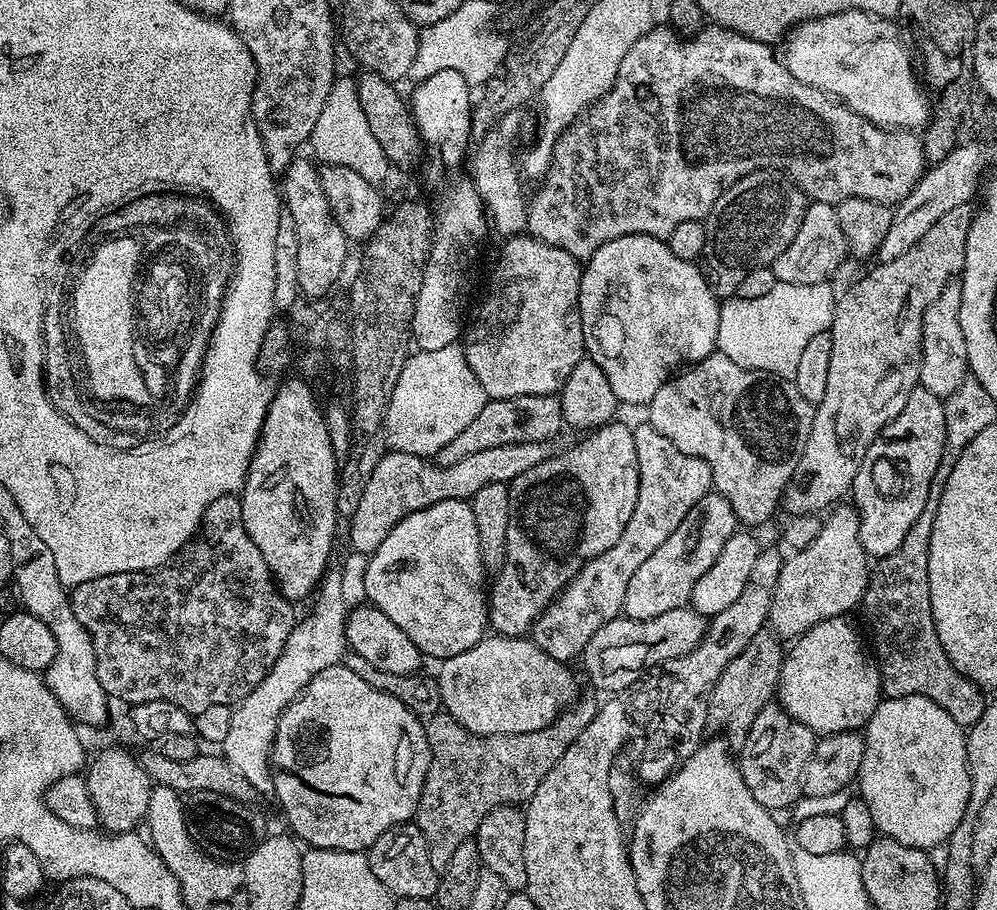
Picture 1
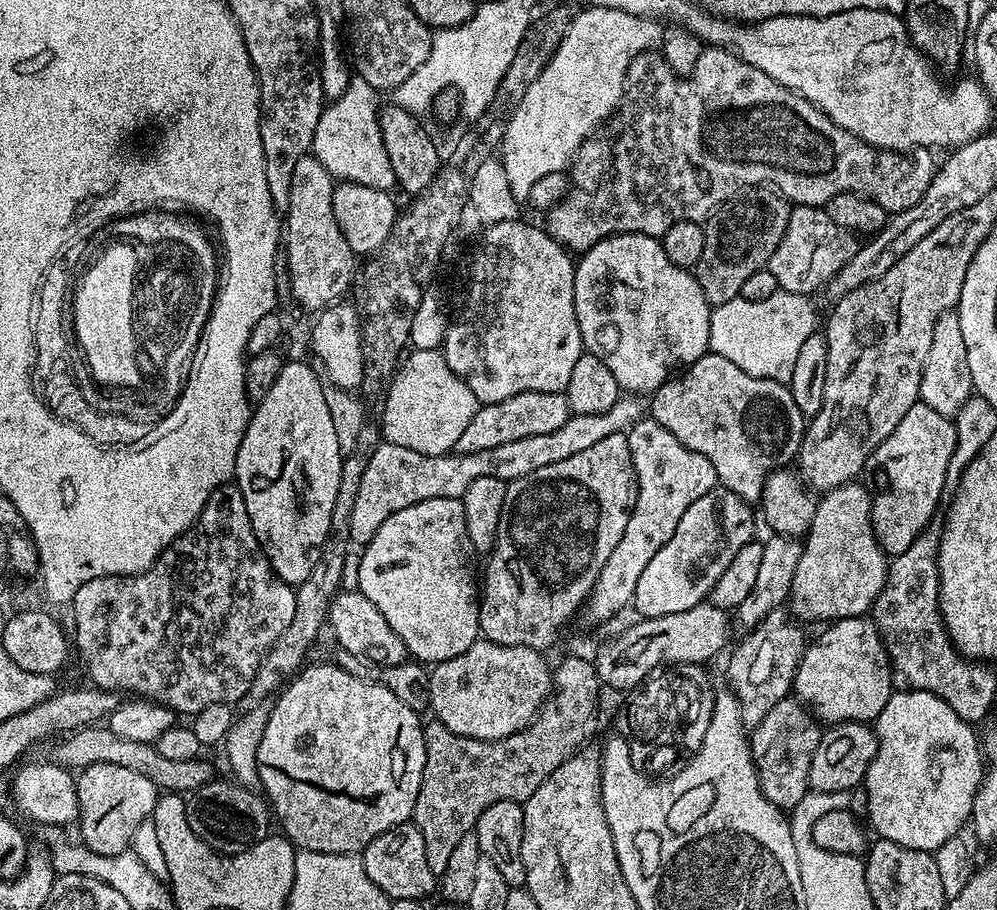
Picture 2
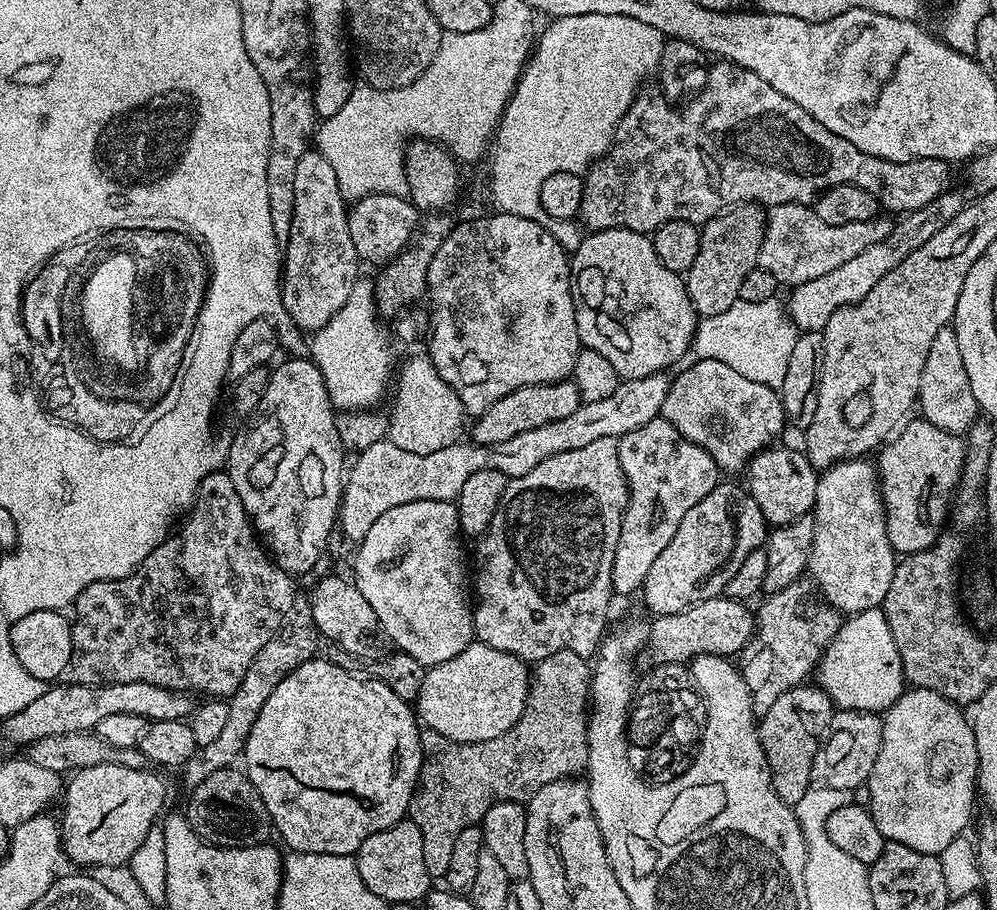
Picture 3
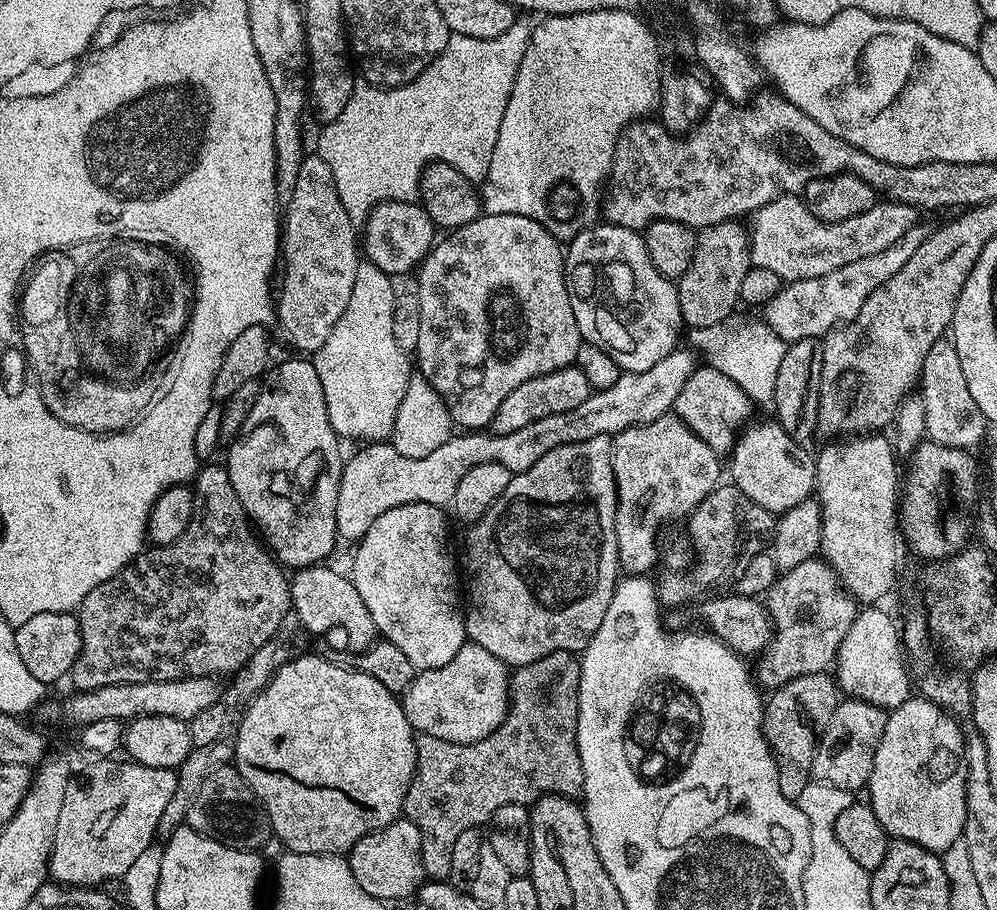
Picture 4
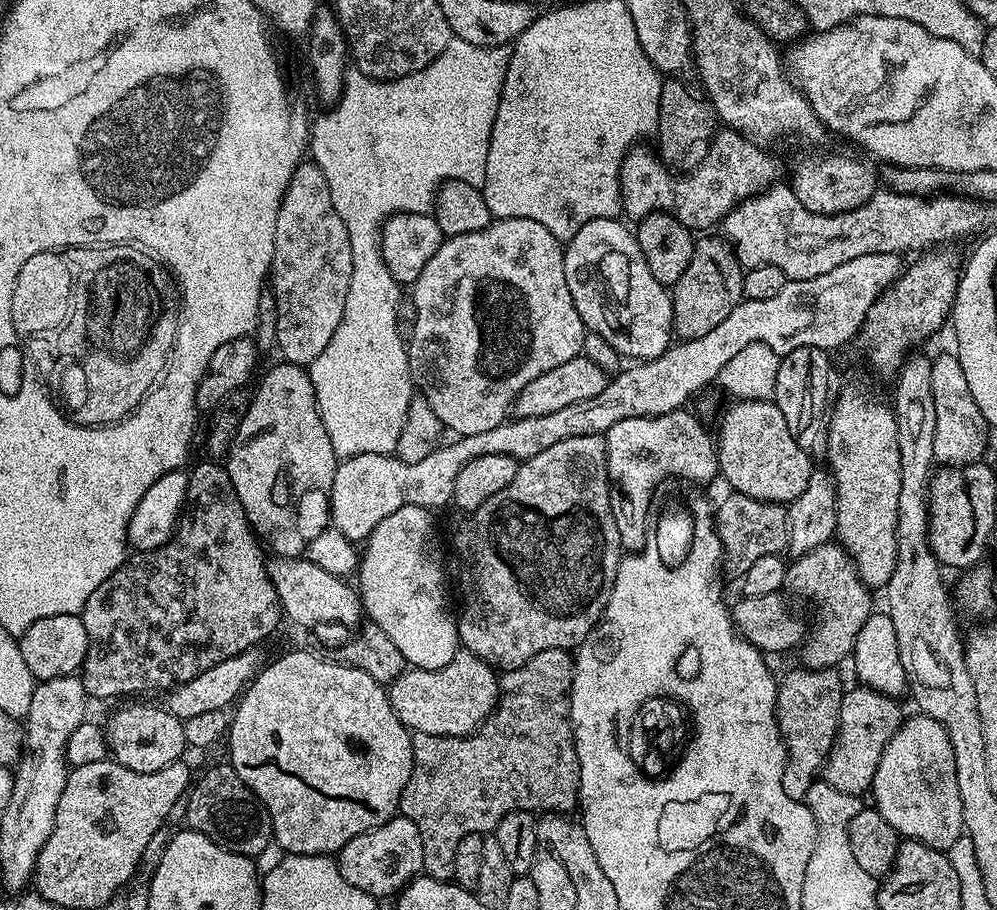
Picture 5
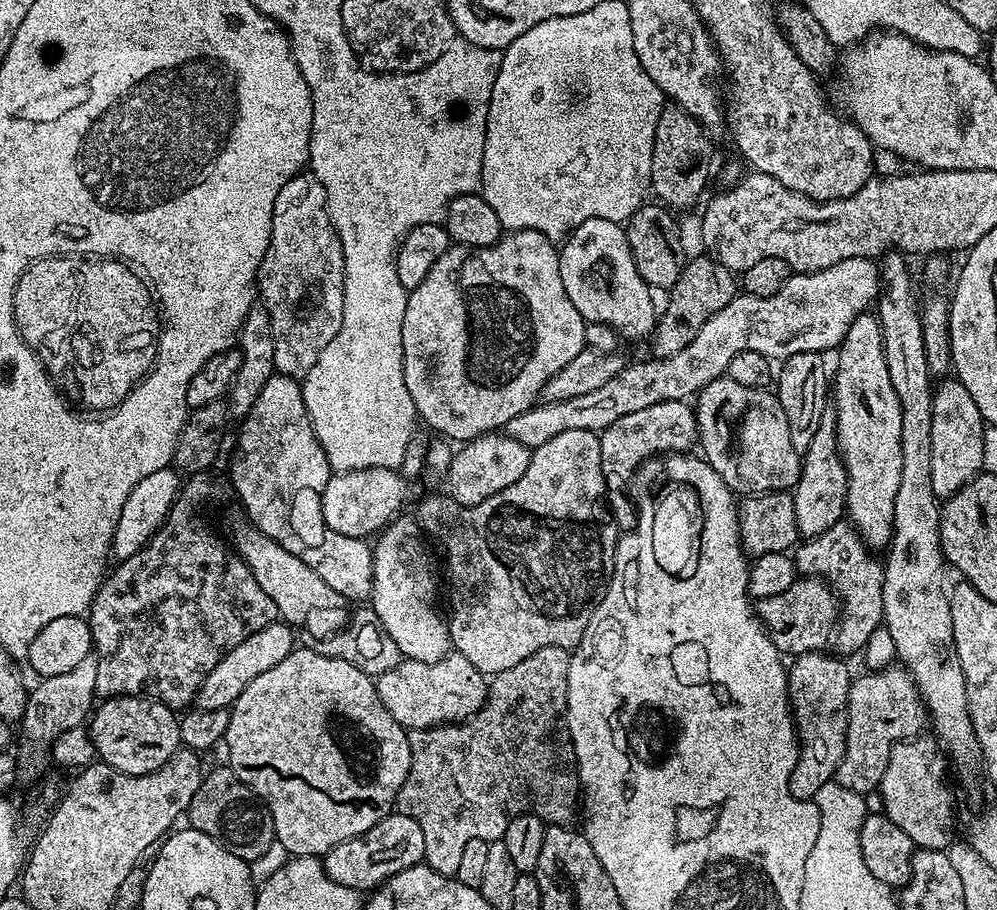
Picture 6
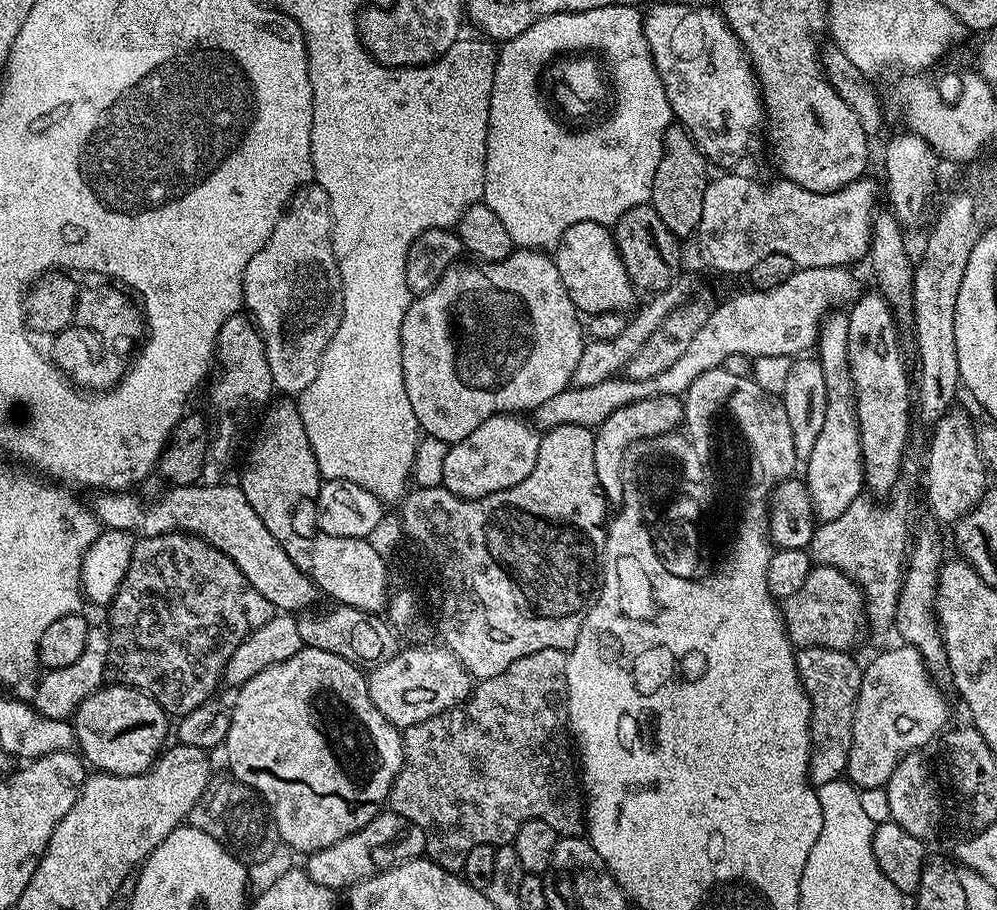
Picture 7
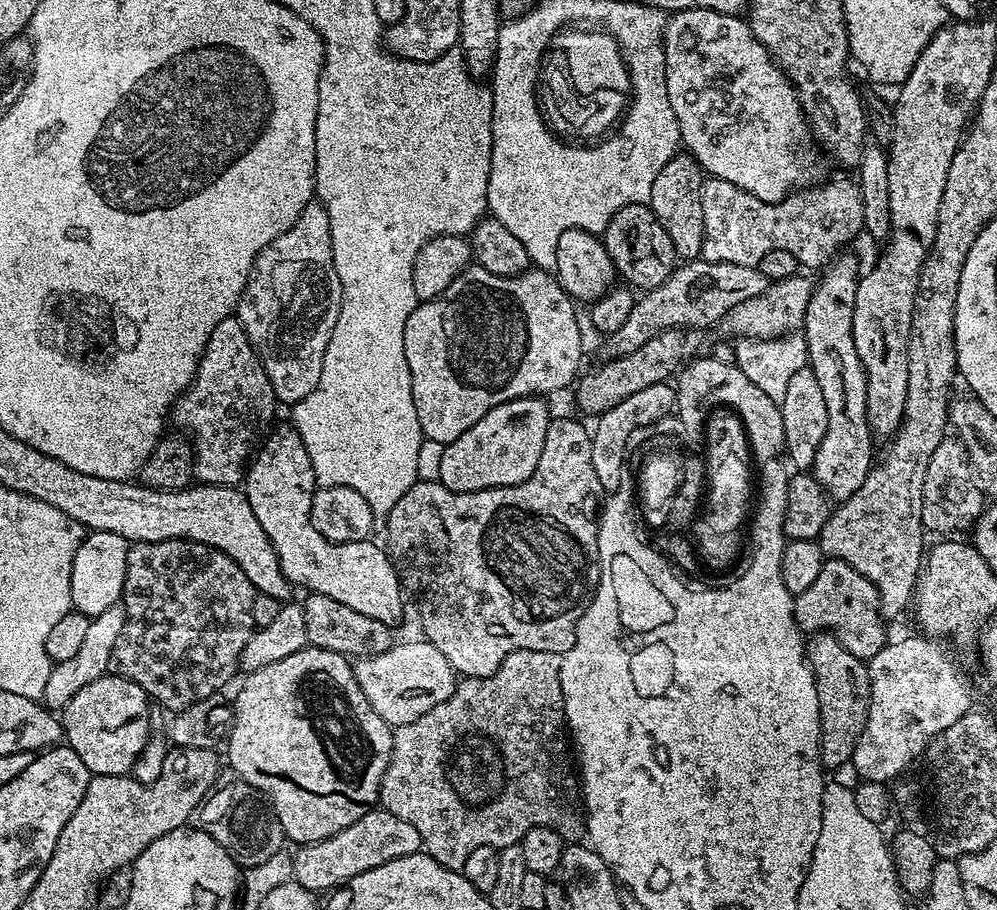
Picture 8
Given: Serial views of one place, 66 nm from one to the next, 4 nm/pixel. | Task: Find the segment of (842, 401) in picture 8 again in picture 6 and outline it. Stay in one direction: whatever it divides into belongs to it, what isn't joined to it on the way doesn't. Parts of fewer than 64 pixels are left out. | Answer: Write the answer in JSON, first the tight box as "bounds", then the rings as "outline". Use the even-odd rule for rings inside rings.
{"bounds":[791,410,848,537],"outline":[[[825,410],[810,446],[802,453],[800,477],[791,489],[794,518],[798,518],[801,537],[817,536],[839,520],[845,519],[848,507],[848,475],[836,437],[836,413]]]}

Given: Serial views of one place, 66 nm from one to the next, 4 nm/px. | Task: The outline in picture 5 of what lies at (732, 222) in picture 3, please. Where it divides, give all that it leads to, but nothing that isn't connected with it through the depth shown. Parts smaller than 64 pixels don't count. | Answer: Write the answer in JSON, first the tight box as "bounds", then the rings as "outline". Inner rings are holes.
{"bounds":[671,234,745,340],"outline":[[[704,234],[695,241],[690,266],[682,270],[682,278],[671,285],[672,331],[680,340],[697,340],[702,334],[710,334],[718,322],[723,322],[744,299],[745,269],[740,267],[738,258],[727,239],[716,234]]]}

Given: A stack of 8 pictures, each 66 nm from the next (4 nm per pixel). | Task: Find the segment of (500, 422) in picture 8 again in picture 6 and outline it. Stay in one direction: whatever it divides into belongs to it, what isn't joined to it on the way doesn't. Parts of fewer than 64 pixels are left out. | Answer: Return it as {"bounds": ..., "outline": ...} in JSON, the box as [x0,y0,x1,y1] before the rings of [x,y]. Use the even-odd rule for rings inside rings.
{"bounds":[447,434,532,506],"outline":[[[485,434],[473,440],[461,443],[460,448],[452,456],[448,464],[447,495],[462,506],[474,506],[478,502],[486,502],[486,498],[494,498],[498,490],[506,490],[506,486],[514,486],[522,474],[526,474],[526,466],[530,466],[532,449],[522,446],[522,442],[507,434]]]}

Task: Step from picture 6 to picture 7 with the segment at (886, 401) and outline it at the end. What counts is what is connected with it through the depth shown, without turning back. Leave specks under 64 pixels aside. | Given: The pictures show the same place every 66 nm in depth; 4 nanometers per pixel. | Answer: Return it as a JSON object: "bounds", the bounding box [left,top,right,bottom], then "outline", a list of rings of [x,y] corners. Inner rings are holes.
{"bounds":[847,292,914,493],"outline":[[[867,292],[847,309],[848,361],[856,391],[864,483],[876,492],[891,493],[897,487],[895,484],[900,476],[900,463],[904,460],[904,447],[908,444],[908,411],[913,411],[914,396],[910,391],[910,368],[904,365],[904,356],[900,353],[901,329],[896,314],[879,292]]]}

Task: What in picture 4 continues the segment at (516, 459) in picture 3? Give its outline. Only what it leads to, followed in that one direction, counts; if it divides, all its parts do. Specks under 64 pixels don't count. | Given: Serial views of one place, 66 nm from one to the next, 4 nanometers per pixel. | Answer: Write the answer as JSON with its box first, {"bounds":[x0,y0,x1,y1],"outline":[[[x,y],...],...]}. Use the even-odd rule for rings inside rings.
{"bounds":[336,350,698,541],"outline":[[[677,350],[666,354],[666,358],[650,366],[650,370],[625,372],[618,382],[614,382],[614,386],[593,391],[592,396],[582,402],[582,406],[566,410],[566,414],[538,418],[538,422],[530,422],[530,426],[522,426],[522,430],[514,430],[512,434],[494,436],[488,430],[468,430],[460,434],[464,436],[453,434],[426,458],[406,458],[388,442],[365,443],[361,452],[347,457],[344,472],[340,476],[336,507],[339,539],[360,541],[366,530],[370,530],[370,526],[374,526],[374,522],[378,522],[386,510],[394,510],[394,506],[406,506],[414,502],[447,505],[454,490],[458,490],[458,482],[462,482],[462,474],[467,474],[482,462],[498,462],[498,466],[506,466],[506,470],[514,474],[525,472],[534,466],[534,462],[538,462],[538,458],[542,458],[542,454],[550,454],[550,450],[558,446],[586,442],[586,438],[615,437],[617,432],[630,426],[654,422],[669,415],[675,409],[678,394],[682,394],[682,386],[686,386],[690,374],[698,367],[698,361],[691,356],[693,353],[688,352]]]}

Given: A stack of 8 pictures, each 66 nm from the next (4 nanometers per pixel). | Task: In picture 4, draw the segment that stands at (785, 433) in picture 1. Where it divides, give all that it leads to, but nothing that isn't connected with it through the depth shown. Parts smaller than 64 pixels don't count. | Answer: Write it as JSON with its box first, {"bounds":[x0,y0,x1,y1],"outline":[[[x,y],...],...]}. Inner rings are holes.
{"bounds":[674,366,754,454],"outline":[[[698,366],[690,374],[686,386],[682,386],[682,394],[678,394],[674,415],[686,422],[686,426],[690,426],[690,430],[694,430],[694,434],[698,434],[698,438],[702,438],[706,446],[710,446],[710,450],[728,454],[736,444],[736,437],[753,419],[752,408],[754,409],[753,400],[744,393],[742,386],[738,386],[738,382],[726,378],[722,370]]]}

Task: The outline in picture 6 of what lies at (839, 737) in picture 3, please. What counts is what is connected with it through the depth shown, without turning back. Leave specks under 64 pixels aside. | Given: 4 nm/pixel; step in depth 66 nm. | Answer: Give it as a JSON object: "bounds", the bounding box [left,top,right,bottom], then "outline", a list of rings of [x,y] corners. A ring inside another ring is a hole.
{"bounds":[834,666,926,794],"outline":[[[889,666],[865,673],[865,676],[857,675],[850,686],[846,750],[834,777],[835,783],[846,786],[846,790],[861,794],[879,789],[896,744],[919,737],[926,728],[924,701],[905,668]]]}

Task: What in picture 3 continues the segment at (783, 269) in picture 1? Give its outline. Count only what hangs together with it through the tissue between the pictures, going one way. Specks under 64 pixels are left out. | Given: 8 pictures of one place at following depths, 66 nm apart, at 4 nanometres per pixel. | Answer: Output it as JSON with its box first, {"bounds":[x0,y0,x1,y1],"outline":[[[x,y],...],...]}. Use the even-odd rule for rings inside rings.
{"bounds":[759,204,893,286],"outline":[[[777,204],[766,212],[759,267],[770,270],[781,286],[810,282],[822,278],[822,274],[830,274],[830,270],[838,270],[838,266],[862,254],[862,250],[870,250],[870,246],[882,242],[882,238],[892,233],[892,225],[893,221],[884,214],[862,222],[827,224],[818,218],[815,207]]]}

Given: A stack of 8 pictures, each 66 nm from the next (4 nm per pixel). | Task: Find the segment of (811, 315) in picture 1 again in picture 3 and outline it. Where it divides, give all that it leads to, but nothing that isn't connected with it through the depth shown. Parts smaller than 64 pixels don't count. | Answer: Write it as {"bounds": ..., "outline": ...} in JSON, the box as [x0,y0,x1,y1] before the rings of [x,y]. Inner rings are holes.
{"bounds":[691,299,798,389],"outline":[[[738,299],[730,310],[722,314],[703,317],[697,323],[696,336],[692,340],[691,351],[699,359],[726,362],[726,366],[738,370],[750,382],[762,382],[762,386],[780,389],[786,378],[786,366],[790,363],[790,354],[798,329],[792,323],[792,317],[779,299],[766,302],[746,302]]]}

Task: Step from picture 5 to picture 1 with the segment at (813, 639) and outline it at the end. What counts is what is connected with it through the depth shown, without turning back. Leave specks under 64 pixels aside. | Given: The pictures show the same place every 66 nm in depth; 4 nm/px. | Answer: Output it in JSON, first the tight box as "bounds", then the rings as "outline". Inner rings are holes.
{"bounds":[708,634,785,749],"outline":[[[772,634],[756,636],[738,658],[734,658],[722,670],[718,682],[708,697],[708,728],[721,728],[733,749],[744,746],[750,726],[754,726],[754,718],[758,718],[758,710],[762,706],[773,703],[780,686],[780,671],[784,665],[785,649],[780,649],[781,641]]]}

